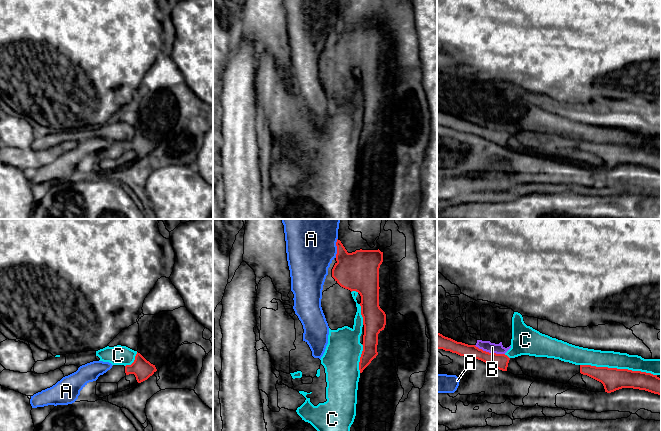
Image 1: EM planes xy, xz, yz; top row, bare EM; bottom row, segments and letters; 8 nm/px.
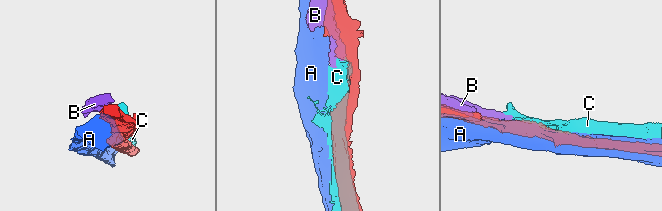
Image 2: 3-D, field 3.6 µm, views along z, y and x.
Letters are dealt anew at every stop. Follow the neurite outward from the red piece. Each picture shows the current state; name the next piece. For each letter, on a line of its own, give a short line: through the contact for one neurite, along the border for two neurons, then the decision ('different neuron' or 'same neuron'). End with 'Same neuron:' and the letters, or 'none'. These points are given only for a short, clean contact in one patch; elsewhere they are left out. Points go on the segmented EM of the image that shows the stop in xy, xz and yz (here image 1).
A: different neuron
B: different neuron
C: different neuron
Same neuron: none

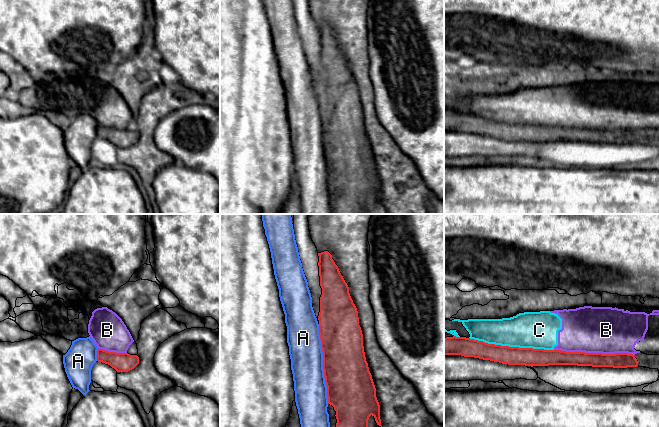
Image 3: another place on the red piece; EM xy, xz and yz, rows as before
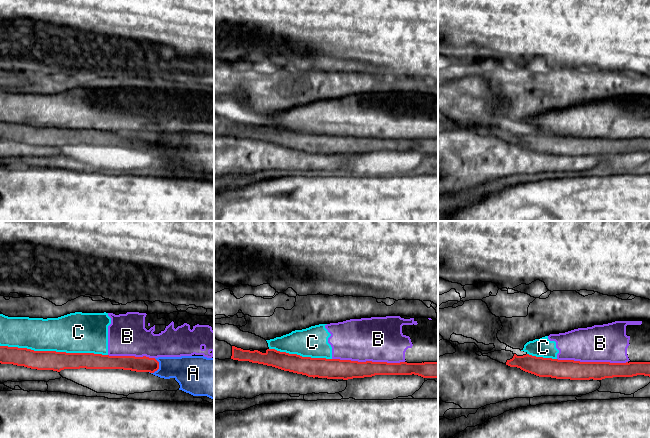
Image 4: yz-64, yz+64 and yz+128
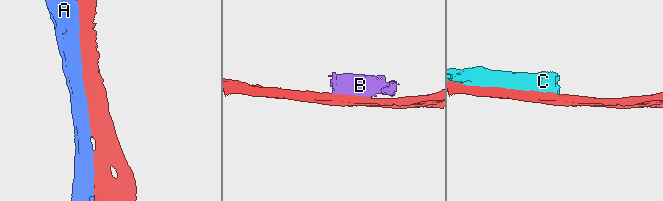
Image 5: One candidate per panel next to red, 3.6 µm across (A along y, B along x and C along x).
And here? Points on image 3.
A: different neuron
B: different neuron
C: different neuron
Same neuron: none

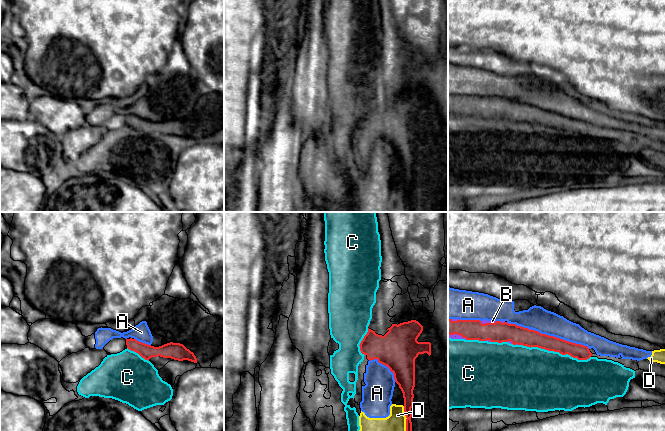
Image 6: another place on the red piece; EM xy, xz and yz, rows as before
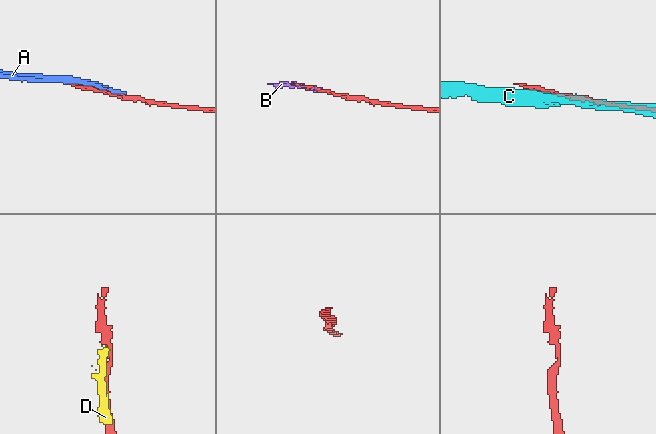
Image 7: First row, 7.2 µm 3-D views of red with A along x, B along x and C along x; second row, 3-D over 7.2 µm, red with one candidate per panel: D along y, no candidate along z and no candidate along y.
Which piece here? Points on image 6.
A: different neuron
B: same neuron
C: different neuron
D: different neuron
Same neuron: B

